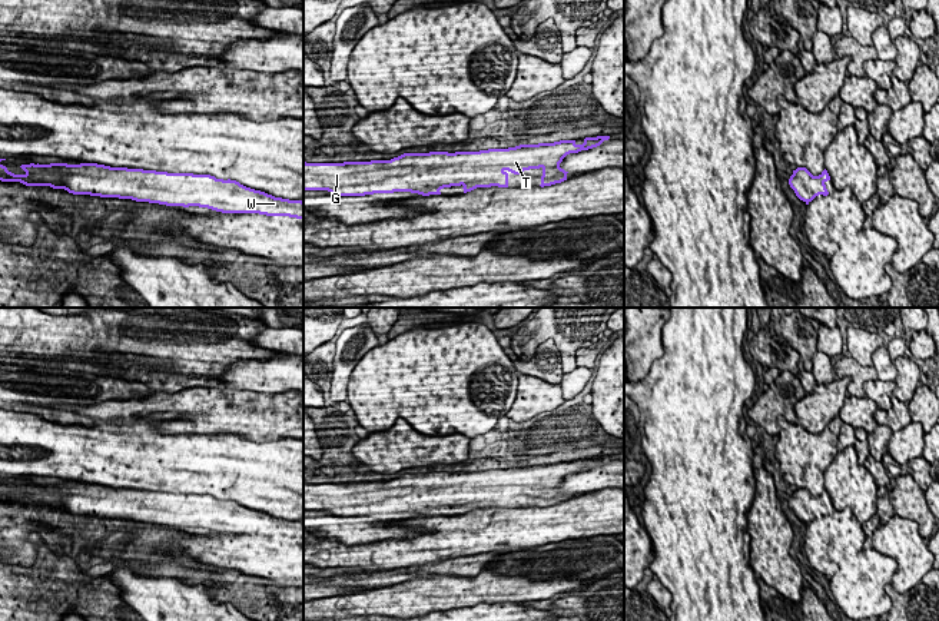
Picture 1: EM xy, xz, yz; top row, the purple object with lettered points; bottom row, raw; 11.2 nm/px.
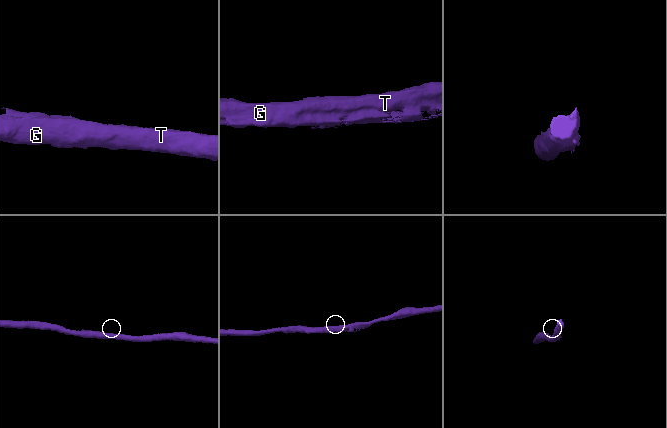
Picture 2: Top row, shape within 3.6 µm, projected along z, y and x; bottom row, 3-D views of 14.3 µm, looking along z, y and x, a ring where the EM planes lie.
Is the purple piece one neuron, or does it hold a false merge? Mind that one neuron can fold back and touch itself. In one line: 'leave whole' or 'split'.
leave whole

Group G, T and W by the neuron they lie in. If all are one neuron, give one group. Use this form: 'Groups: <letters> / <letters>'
Groups: G T W

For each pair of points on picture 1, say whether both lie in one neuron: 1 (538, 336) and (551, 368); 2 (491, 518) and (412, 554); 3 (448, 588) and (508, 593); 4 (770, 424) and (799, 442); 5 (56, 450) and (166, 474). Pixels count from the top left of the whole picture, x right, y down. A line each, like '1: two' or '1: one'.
1: two
2: one
3: one
4: two
5: one

